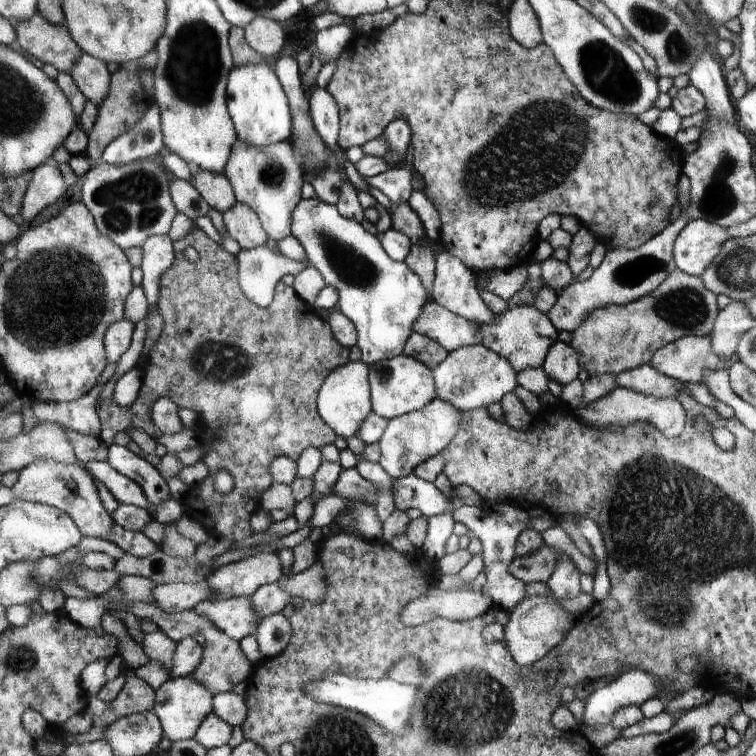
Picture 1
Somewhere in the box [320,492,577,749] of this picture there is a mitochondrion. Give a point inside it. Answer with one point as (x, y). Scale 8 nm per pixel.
(460, 712)

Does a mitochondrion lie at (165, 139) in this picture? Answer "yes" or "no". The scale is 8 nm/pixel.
no

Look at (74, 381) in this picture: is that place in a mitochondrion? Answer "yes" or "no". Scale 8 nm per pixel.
no

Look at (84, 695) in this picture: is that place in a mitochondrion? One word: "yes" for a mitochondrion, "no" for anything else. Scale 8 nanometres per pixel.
no

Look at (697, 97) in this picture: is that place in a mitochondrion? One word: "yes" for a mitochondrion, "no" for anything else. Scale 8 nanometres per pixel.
no

